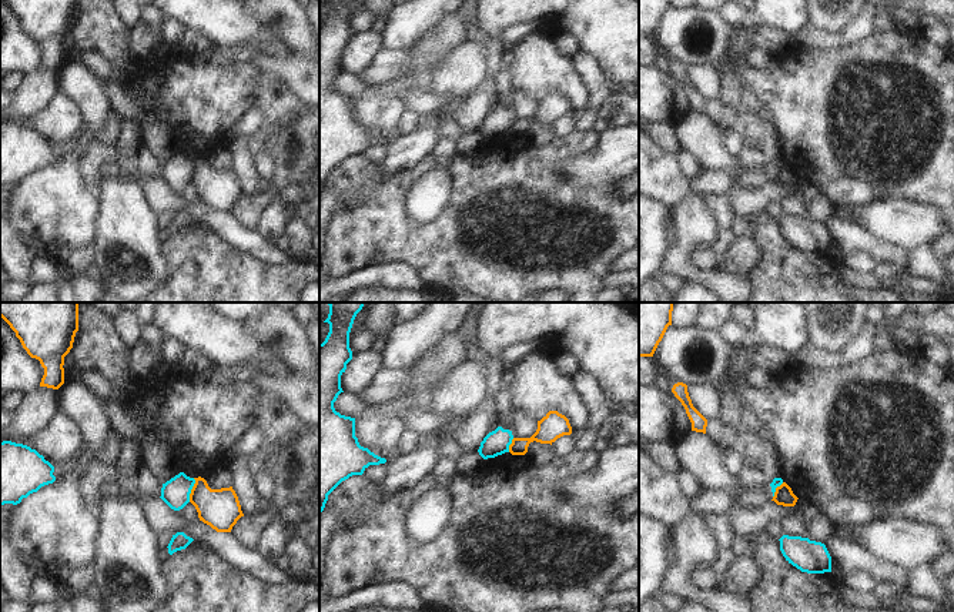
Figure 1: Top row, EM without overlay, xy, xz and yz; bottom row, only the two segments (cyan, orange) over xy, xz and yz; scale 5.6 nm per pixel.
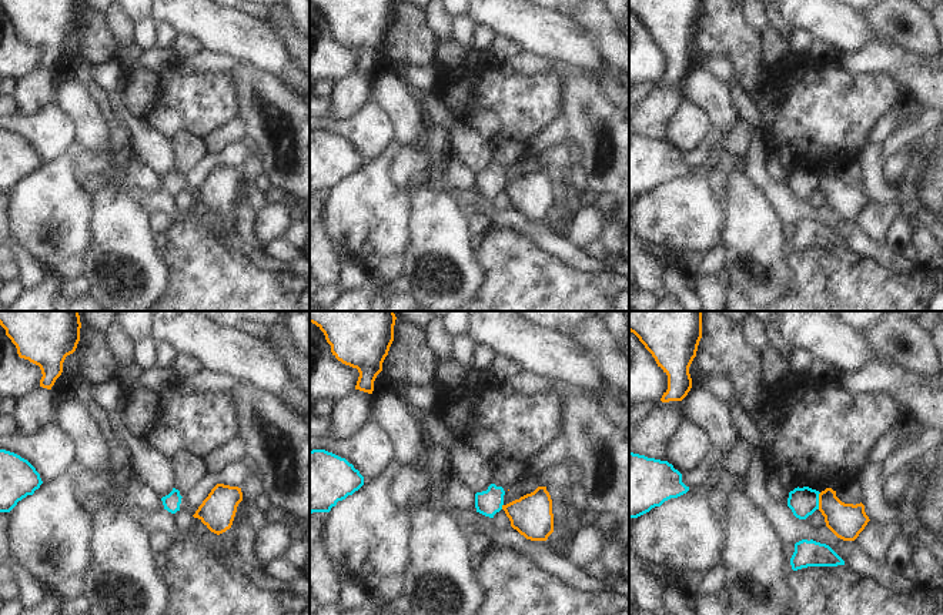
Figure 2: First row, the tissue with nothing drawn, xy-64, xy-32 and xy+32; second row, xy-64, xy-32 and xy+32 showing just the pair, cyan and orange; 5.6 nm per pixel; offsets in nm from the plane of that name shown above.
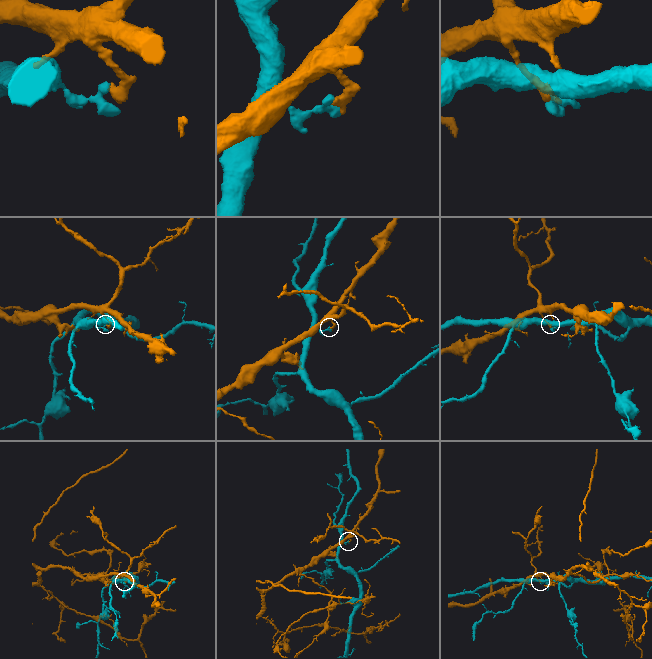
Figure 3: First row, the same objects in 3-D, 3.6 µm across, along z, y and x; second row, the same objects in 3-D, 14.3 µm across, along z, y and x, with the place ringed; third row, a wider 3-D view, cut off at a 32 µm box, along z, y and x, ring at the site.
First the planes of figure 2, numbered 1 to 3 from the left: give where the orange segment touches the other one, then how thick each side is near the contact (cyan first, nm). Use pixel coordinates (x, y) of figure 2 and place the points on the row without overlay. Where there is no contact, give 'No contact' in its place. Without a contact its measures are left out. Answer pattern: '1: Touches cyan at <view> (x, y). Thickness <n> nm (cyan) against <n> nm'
1: No contact
2: Touches cyan at xy-32 (501, 187). Thickness 150 nm (cyan) against 240 nm
3: Touches cyan at xy+32 (818, 181). Thickness 160 nm (cyan) against 200 nm.

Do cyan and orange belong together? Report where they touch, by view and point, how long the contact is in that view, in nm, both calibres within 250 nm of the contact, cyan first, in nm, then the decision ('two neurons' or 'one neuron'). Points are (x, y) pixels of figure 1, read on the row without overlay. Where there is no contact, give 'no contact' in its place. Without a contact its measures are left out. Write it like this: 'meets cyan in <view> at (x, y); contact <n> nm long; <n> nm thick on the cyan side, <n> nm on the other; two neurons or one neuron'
meets cyan in xy at (191, 169); contact 140 nm long; 160 nm thick on the cyan side, 220 nm on the other; two neurons

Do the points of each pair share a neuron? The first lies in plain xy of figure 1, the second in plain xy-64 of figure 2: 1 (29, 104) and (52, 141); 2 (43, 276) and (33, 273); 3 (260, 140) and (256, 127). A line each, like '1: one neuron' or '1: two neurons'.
1: two neurons
2: one neuron
3: two neurons

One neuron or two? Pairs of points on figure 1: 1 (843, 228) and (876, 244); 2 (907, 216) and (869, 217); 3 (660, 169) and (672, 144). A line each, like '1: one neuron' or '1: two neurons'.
1: one neuron
2: one neuron
3: two neurons

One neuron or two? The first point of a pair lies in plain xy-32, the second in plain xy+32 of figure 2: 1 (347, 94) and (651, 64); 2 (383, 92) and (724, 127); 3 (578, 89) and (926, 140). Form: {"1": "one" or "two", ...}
{"1": "two", "2": "one", "3": "one"}

